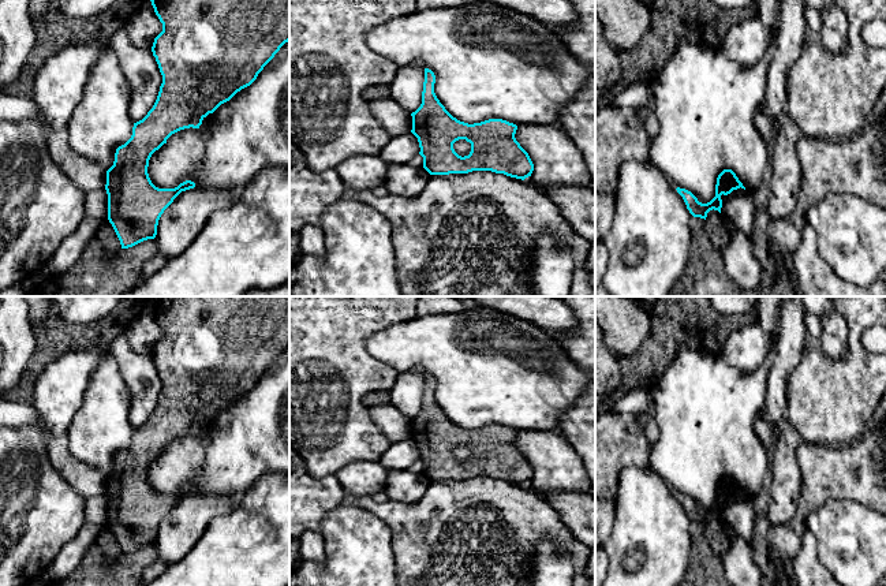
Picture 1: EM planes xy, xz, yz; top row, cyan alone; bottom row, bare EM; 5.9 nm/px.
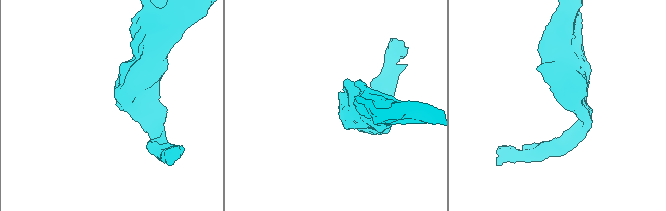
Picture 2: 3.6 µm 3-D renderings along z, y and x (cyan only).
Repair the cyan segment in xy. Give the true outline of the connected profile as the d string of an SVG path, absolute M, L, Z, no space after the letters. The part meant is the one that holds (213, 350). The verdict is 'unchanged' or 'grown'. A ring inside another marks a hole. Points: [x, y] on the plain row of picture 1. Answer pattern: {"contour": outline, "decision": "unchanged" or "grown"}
{"contour": "M161 296L152 303L152 311L162 329L162 337L154 344L152 358L162 381L162 389L153 414L134 429L131 444L116 455L113 471L106 477L108 526L122 555L154 545L164 516L195 489L186 486L175 494L156 493L147 479L149 466L167 445L184 434L199 434L202 426L238 397L250 392L289 347L289 296Z", "decision": "unchanged"}

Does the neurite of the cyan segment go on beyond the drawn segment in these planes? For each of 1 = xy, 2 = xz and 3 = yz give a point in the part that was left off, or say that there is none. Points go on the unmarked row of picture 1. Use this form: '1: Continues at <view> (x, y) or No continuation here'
1: No continuation here
2: No continuation here
3: No continuation here

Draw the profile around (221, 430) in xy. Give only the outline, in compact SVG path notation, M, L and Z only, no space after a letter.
M289 347L263 373L257 385L203 423L198 434L172 440L156 456L147 473L158 494L175 494L186 486L205 499L238 503L263 474L289 473Z

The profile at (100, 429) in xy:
M111 355L93 373L82 406L67 429L70 452L79 462L96 467L108 477L113 471L116 455L132 441L134 428L128 419L130 410L130 388L120 373L117 362Z

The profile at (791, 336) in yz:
M788 296L780 306L774 328L775 354L760 407L763 418L775 429L788 415L788 378L799 367L807 346L807 309L800 296Z

